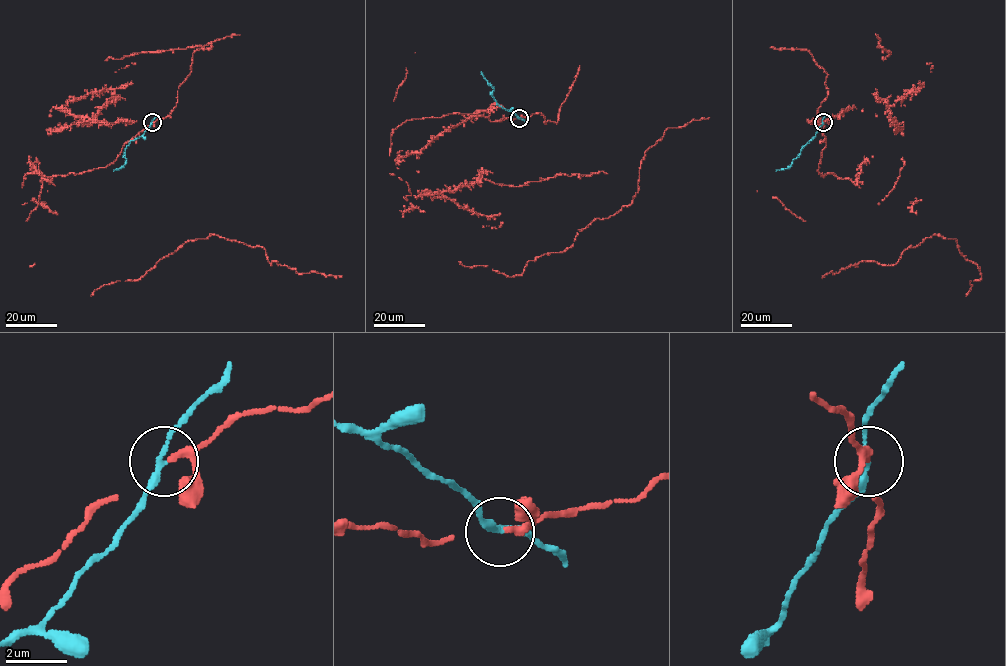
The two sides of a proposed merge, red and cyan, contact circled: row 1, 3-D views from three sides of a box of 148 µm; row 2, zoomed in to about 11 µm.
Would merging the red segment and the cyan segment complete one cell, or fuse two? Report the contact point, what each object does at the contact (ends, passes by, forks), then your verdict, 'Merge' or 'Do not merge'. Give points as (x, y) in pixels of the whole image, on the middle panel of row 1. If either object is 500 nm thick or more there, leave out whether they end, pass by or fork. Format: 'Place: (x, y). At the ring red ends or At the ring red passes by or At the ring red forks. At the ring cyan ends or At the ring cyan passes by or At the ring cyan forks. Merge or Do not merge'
Place: (519, 118). At the ring red passes by. At the ring cyan passes by. Do not merge

